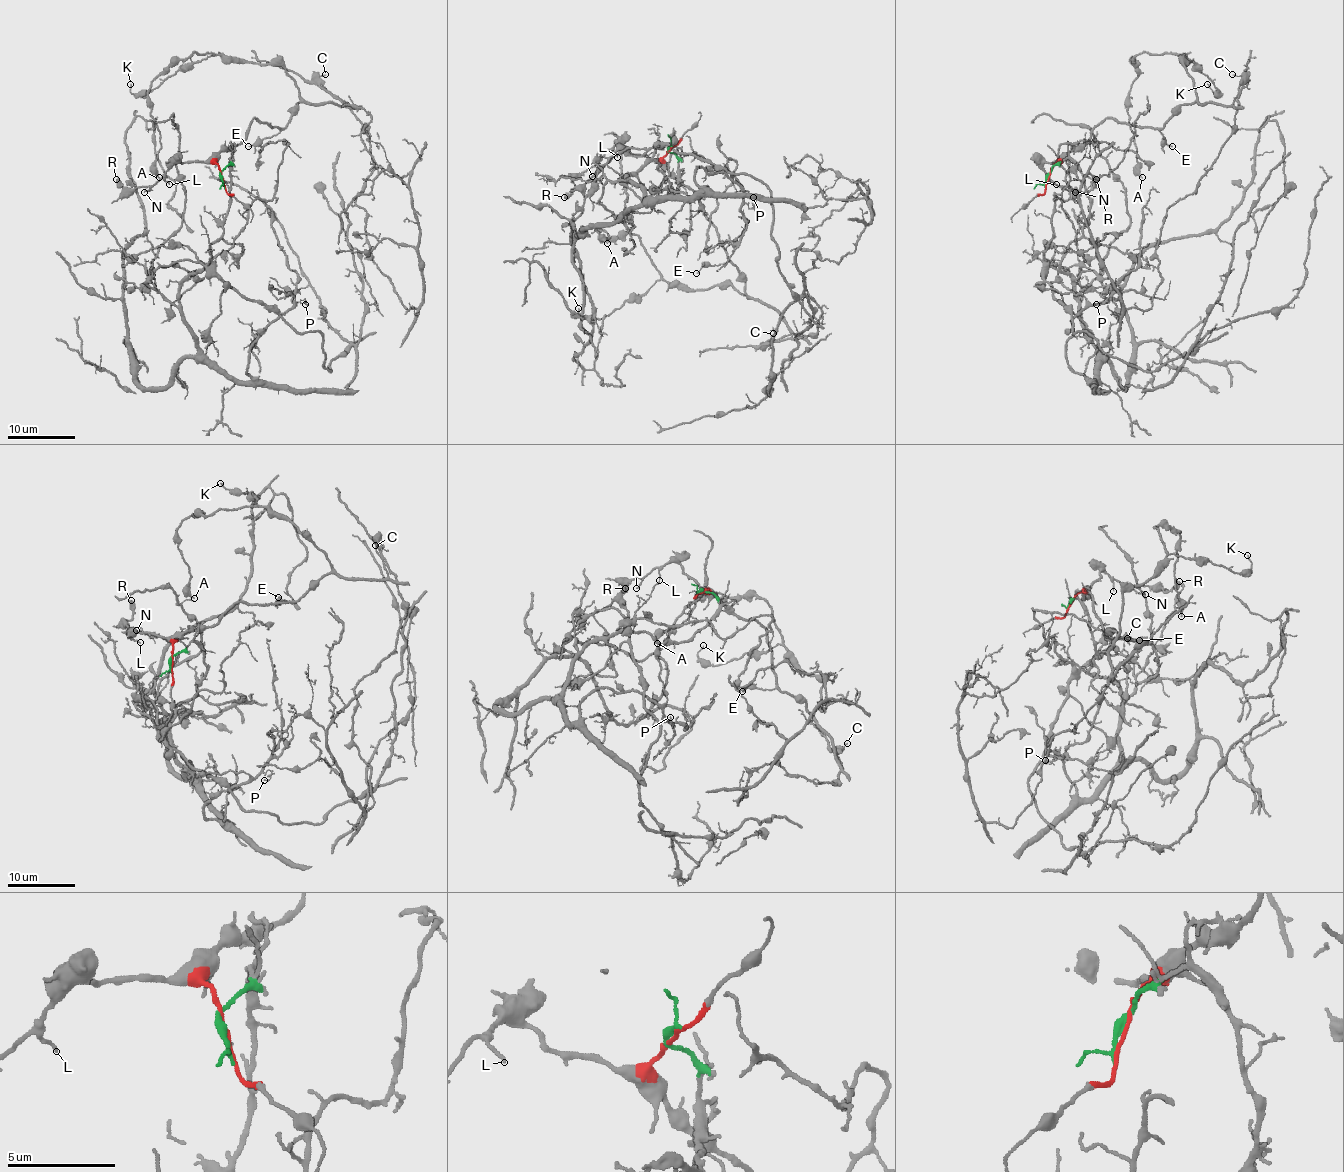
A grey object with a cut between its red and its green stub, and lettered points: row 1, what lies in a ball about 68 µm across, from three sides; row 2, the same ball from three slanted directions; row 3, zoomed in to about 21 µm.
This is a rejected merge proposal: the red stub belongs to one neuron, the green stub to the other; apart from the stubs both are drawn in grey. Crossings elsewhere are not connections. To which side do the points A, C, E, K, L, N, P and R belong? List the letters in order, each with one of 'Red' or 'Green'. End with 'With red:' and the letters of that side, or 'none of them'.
A: Red
C: Red
E: Red
K: Red
L: Red
N: Red
P: Green
R: Red
With red: A, C, E, K, L, N, R

